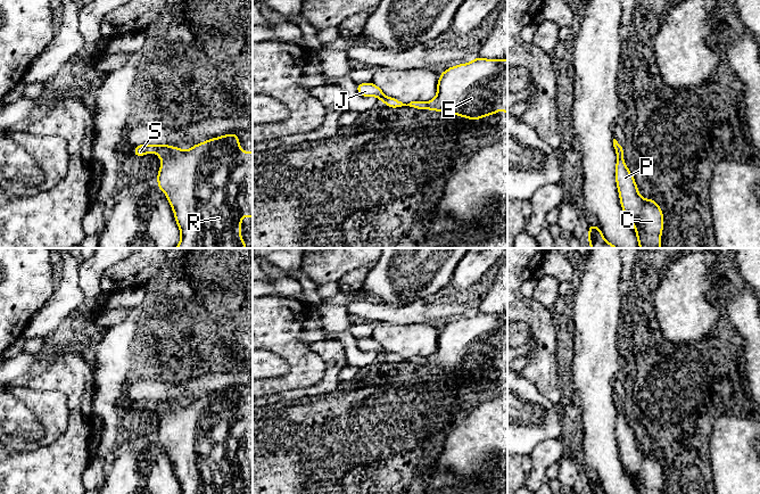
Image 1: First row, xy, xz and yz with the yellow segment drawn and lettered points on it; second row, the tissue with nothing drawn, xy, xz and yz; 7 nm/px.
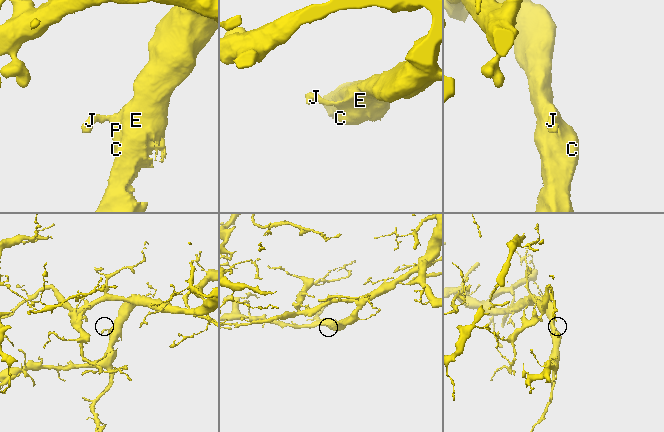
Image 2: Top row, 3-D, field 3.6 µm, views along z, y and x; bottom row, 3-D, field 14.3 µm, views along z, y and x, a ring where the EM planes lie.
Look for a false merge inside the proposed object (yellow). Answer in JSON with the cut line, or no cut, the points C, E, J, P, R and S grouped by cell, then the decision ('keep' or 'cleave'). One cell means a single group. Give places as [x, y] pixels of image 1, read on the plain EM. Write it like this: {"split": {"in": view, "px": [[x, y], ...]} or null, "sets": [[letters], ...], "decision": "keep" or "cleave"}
{"split": null, "sets": [["C", "E", "J", "P", "R", "S"]], "decision": "keep"}

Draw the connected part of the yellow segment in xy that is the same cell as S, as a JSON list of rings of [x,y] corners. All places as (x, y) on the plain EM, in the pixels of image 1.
[[[237,388],[224,389],[222,392],[206,395],[201,398],[197,398],[188,405],[182,405],[181,402],[174,403],[170,400],[138,400],[134,402],[135,412],[141,412],[146,409],[155,407],[163,417],[158,430],[158,443],[166,450],[168,458],[173,464],[176,479],[181,487],[181,494],[241,494],[241,476],[247,470],[253,472],[253,405],[246,407],[240,403]]]

